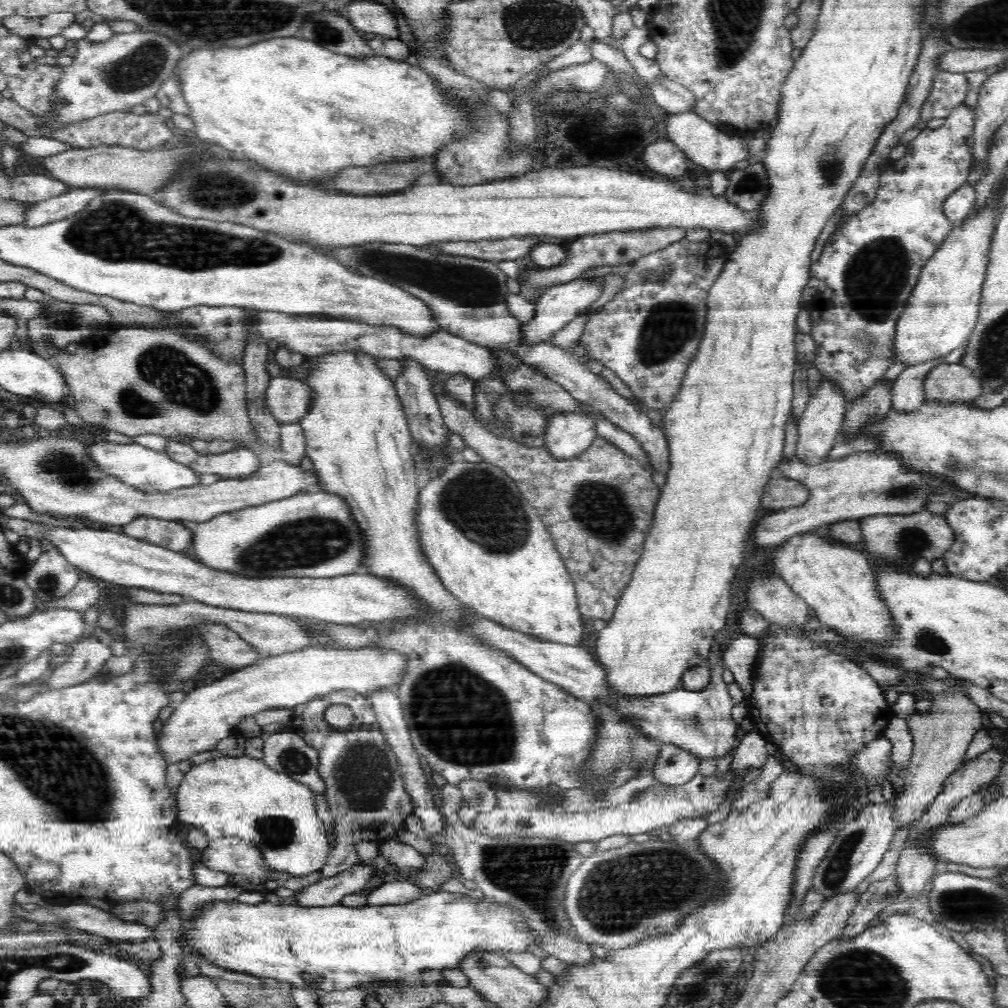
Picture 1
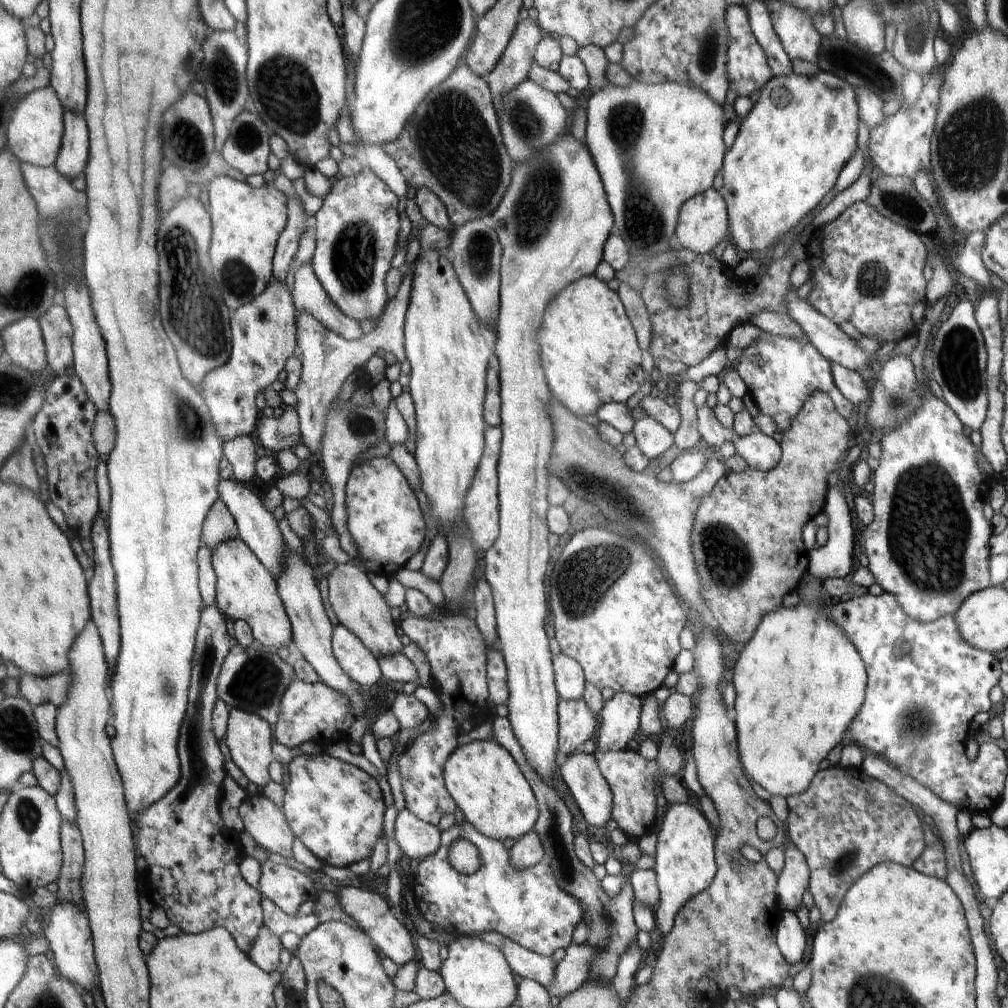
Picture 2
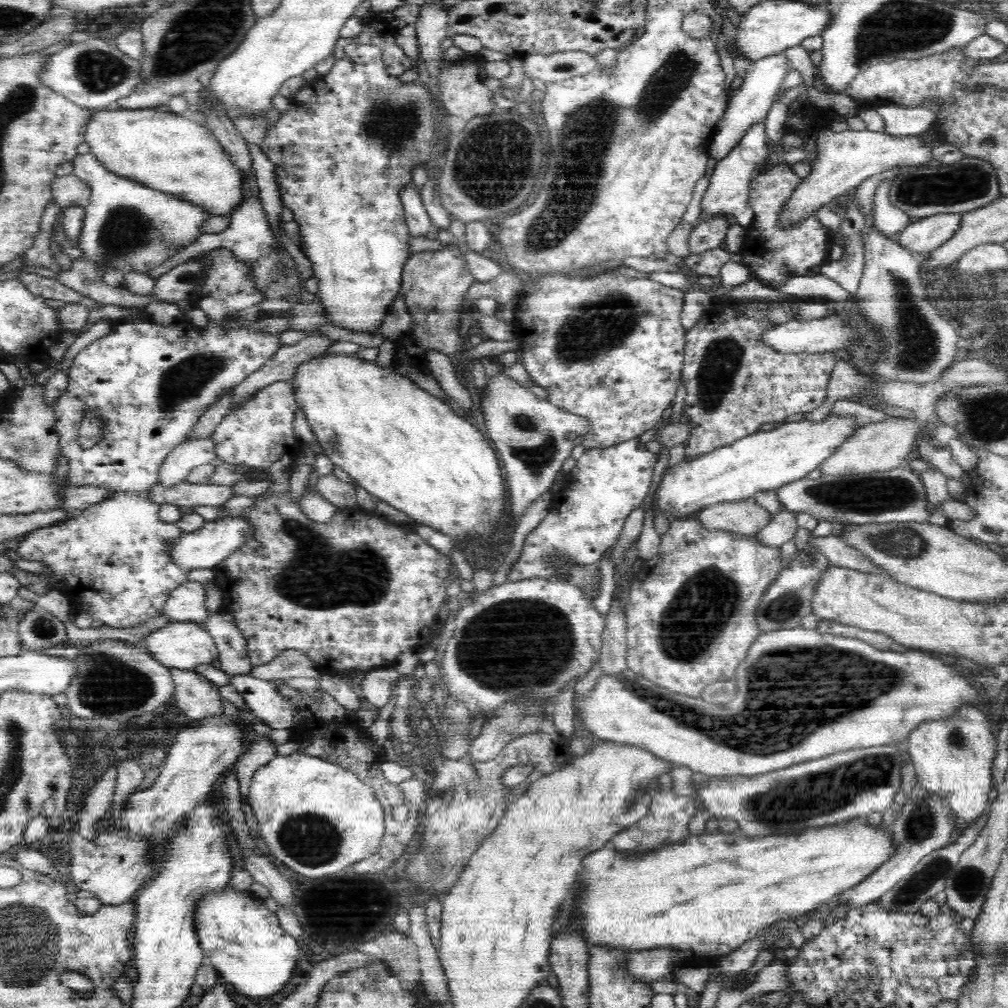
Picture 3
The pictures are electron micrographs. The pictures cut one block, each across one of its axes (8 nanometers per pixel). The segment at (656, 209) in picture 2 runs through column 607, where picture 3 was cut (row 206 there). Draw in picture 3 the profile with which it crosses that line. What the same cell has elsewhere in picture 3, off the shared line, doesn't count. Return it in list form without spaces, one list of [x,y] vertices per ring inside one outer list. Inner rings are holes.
[[[94,154],[77,155],[72,161],[73,173],[90,185],[90,202],[85,206],[86,217],[78,248],[82,250],[83,258],[98,263],[98,273],[103,274],[106,266],[117,268],[124,274],[128,271],[147,273],[160,266],[166,259],[174,256],[178,251],[199,238],[200,228],[210,216],[203,208],[190,204],[187,200],[179,200],[174,195],[158,196],[158,190],[151,190],[147,186],[127,180],[123,176],[111,174],[100,163]]]

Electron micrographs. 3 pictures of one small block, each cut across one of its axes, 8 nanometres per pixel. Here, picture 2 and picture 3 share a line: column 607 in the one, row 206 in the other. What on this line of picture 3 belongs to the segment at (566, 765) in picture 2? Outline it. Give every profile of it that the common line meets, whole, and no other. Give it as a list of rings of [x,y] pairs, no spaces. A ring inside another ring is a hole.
[[[822,129],[817,134],[817,152],[818,160],[812,164],[812,172],[804,177],[801,183],[798,183],[790,198],[786,200],[781,206],[782,212],[778,213],[779,224],[782,228],[794,228],[794,225],[802,224],[803,221],[810,220],[810,218],[828,202],[832,202],[834,198],[848,197],[848,190],[856,190],[856,186],[862,184],[869,176],[880,174],[885,170],[890,170],[893,167],[903,167],[912,165],[923,165],[930,162],[934,156],[931,153],[931,148],[925,146],[919,140],[918,134],[916,136],[902,136],[903,138],[896,138],[890,136],[884,131],[872,132],[870,130],[854,131],[852,132],[832,132],[830,130]]]

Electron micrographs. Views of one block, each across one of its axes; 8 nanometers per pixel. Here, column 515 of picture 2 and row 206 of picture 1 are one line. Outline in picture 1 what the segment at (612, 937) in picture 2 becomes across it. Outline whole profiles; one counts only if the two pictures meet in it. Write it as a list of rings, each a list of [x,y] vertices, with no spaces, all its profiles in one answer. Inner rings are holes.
[[[744,163],[735,167],[728,177],[726,200],[746,212],[760,208],[766,200],[769,186],[768,175],[763,163]]]

